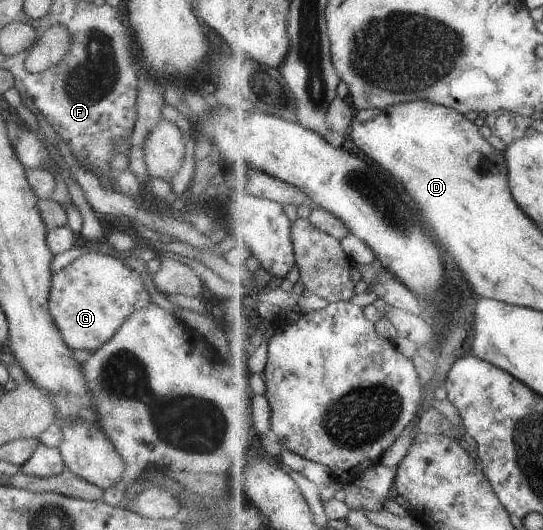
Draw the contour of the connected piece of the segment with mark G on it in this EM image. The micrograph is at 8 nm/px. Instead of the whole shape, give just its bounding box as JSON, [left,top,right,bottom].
[46,246,151,353]

